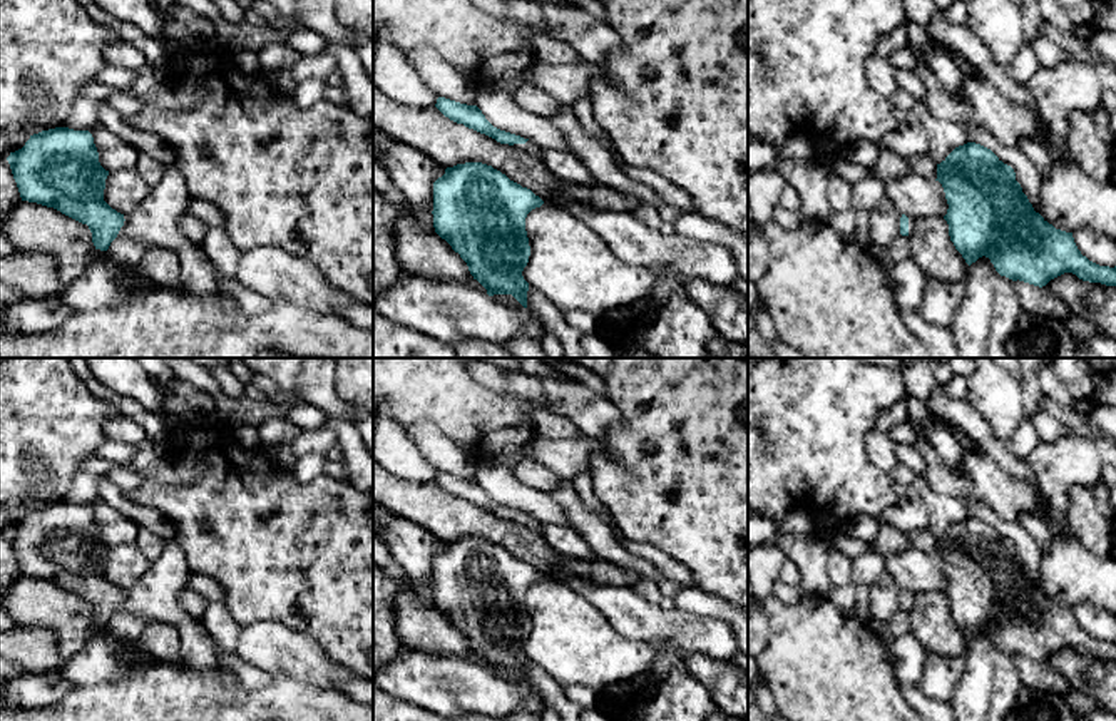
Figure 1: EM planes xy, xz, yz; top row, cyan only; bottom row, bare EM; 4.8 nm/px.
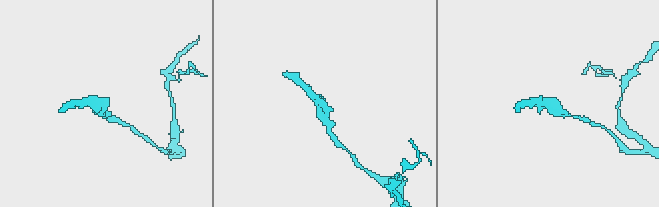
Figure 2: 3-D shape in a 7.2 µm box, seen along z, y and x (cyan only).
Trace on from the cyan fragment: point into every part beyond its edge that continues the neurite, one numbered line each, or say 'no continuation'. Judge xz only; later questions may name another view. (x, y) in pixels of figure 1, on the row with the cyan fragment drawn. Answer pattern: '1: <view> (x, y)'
1: xz (531, 148)

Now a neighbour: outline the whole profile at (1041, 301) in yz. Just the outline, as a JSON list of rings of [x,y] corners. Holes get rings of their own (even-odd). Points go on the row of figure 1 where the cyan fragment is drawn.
[[[1014,281],[1021,306],[1026,313],[1049,316],[1064,321],[1069,316],[1067,304],[1046,286],[1039,288],[1024,281]]]

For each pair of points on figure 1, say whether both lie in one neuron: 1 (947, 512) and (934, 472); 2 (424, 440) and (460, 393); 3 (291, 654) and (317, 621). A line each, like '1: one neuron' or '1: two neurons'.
1: two neurons
2: two neurons
3: two neurons

